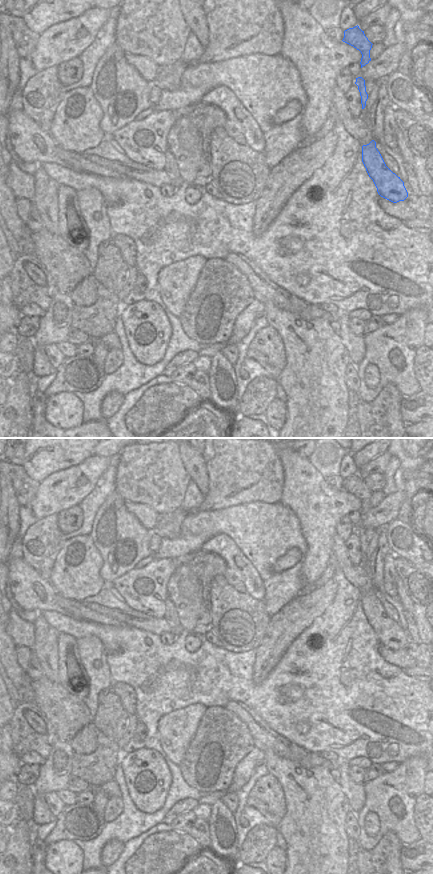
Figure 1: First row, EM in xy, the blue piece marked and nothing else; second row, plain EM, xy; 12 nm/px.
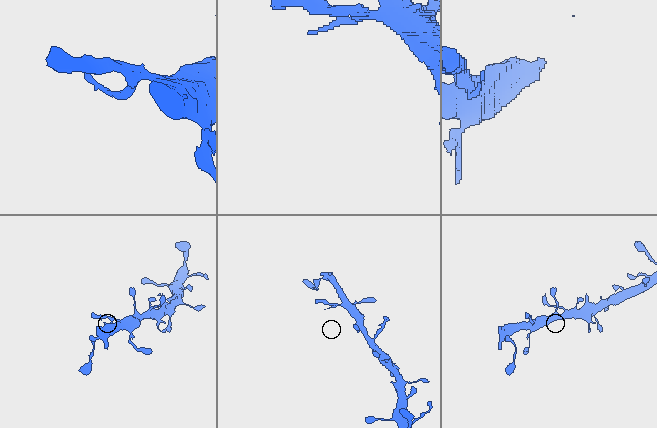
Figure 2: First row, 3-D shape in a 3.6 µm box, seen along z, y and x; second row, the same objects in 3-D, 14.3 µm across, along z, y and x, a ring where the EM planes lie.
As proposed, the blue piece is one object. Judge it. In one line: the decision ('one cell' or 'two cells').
one cell

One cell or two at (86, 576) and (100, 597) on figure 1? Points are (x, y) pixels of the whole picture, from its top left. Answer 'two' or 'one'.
two

